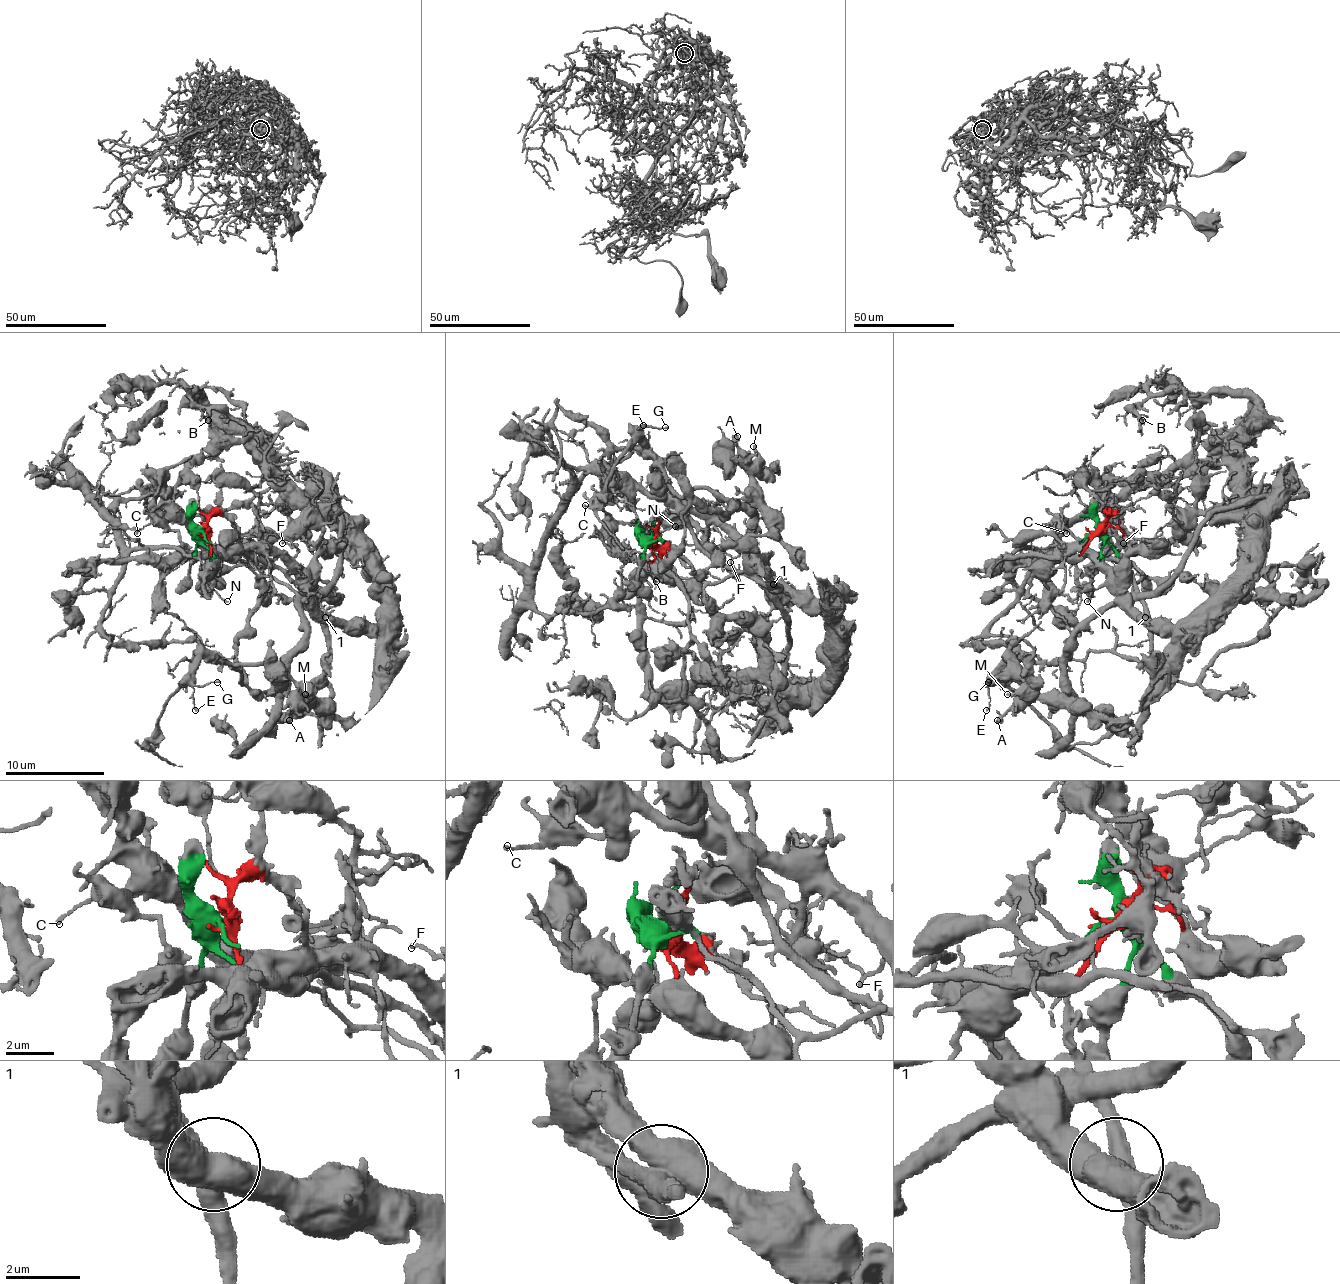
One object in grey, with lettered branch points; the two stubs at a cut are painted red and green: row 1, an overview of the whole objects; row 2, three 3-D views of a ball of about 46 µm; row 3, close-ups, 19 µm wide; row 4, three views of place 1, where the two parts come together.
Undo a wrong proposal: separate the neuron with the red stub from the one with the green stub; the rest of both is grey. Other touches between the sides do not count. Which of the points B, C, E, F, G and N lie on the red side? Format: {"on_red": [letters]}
{"on_red": ["B", "C", "F"]}

